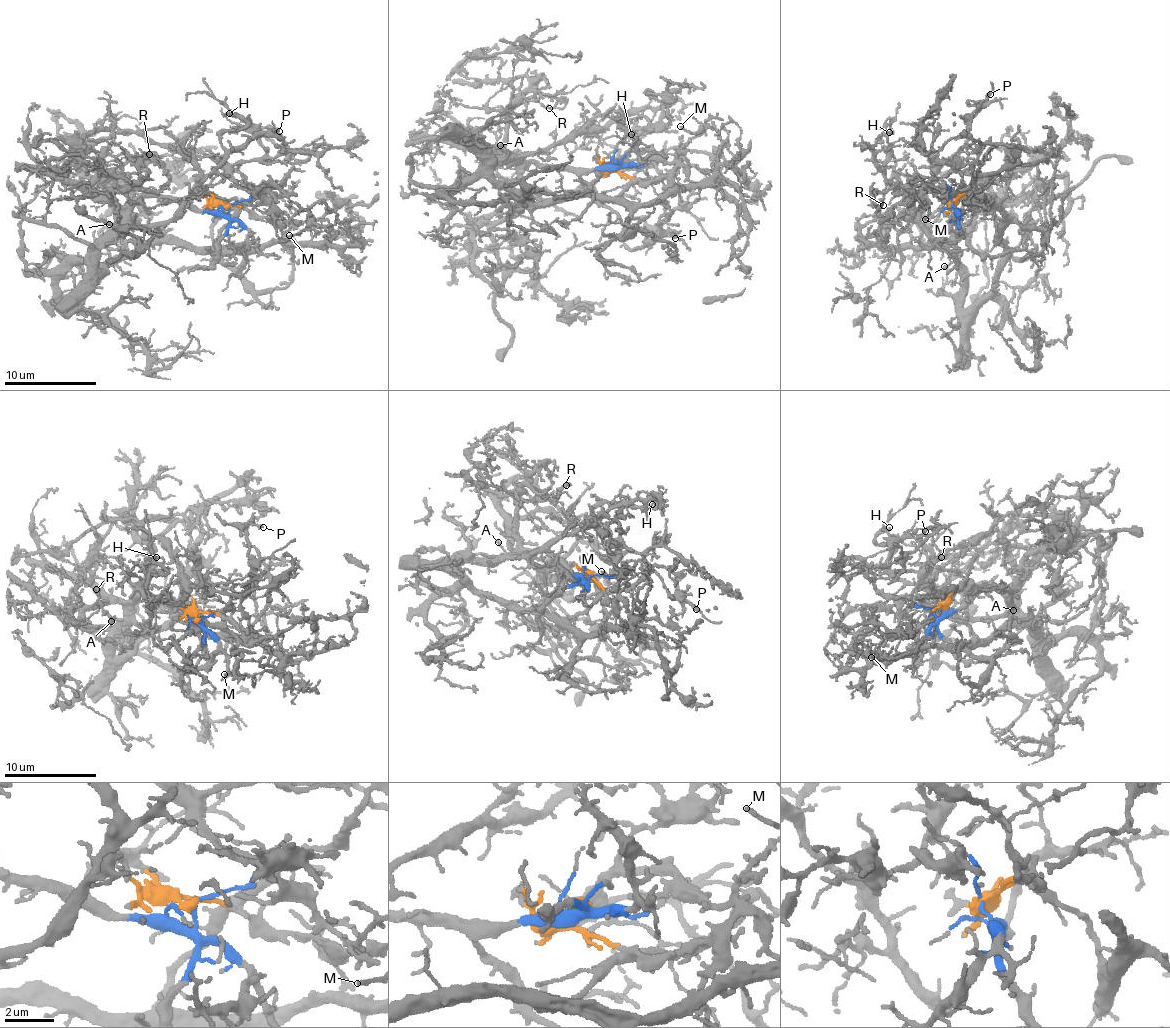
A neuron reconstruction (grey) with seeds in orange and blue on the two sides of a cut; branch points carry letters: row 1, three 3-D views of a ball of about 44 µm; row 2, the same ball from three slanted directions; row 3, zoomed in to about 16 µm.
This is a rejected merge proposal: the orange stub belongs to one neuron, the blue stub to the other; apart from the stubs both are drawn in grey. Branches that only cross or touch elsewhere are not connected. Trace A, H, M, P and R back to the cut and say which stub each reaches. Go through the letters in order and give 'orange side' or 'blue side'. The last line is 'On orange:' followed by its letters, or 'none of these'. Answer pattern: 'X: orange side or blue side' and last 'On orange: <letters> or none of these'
A: blue side
H: blue side
M: orange side
P: orange side
R: blue side
On orange: M, P

